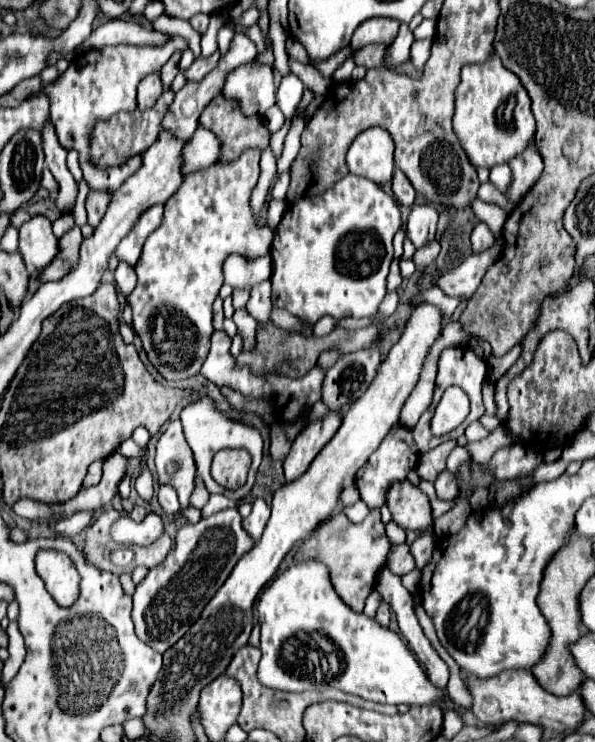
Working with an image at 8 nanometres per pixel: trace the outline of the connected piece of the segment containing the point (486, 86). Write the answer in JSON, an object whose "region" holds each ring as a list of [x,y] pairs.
{"region":[[[490,56],[482,64],[468,64],[462,68],[462,80],[456,88],[454,132],[470,162],[486,168],[512,160],[532,140],[534,116],[530,110],[530,96],[518,76],[502,66],[498,56]]]}

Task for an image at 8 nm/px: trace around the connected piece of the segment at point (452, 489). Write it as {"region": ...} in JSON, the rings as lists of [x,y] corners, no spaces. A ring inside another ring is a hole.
{"region":[[[446,470],[438,476],[438,480],[434,482],[434,490],[436,490],[436,496],[440,500],[452,500],[456,494],[458,494],[458,486],[456,486],[456,478]]]}

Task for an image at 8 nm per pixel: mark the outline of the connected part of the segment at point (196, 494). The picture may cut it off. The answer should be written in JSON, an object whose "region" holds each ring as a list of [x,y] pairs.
{"region":[[[196,478],[196,488],[194,488],[192,496],[190,496],[190,504],[200,510],[200,508],[208,502],[208,496],[210,496],[210,494],[208,494],[208,490],[206,490],[202,478]]]}

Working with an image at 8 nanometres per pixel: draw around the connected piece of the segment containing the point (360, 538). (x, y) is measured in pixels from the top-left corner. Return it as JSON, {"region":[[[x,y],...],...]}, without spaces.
{"region":[[[370,510],[370,514],[360,524],[352,524],[344,514],[334,514],[324,524],[320,524],[308,540],[300,544],[294,558],[296,560],[320,560],[322,564],[326,564],[330,572],[330,580],[338,596],[354,612],[362,612],[364,600],[374,588],[376,576],[386,562],[388,550],[390,550],[390,540],[384,532],[380,510]]]}

